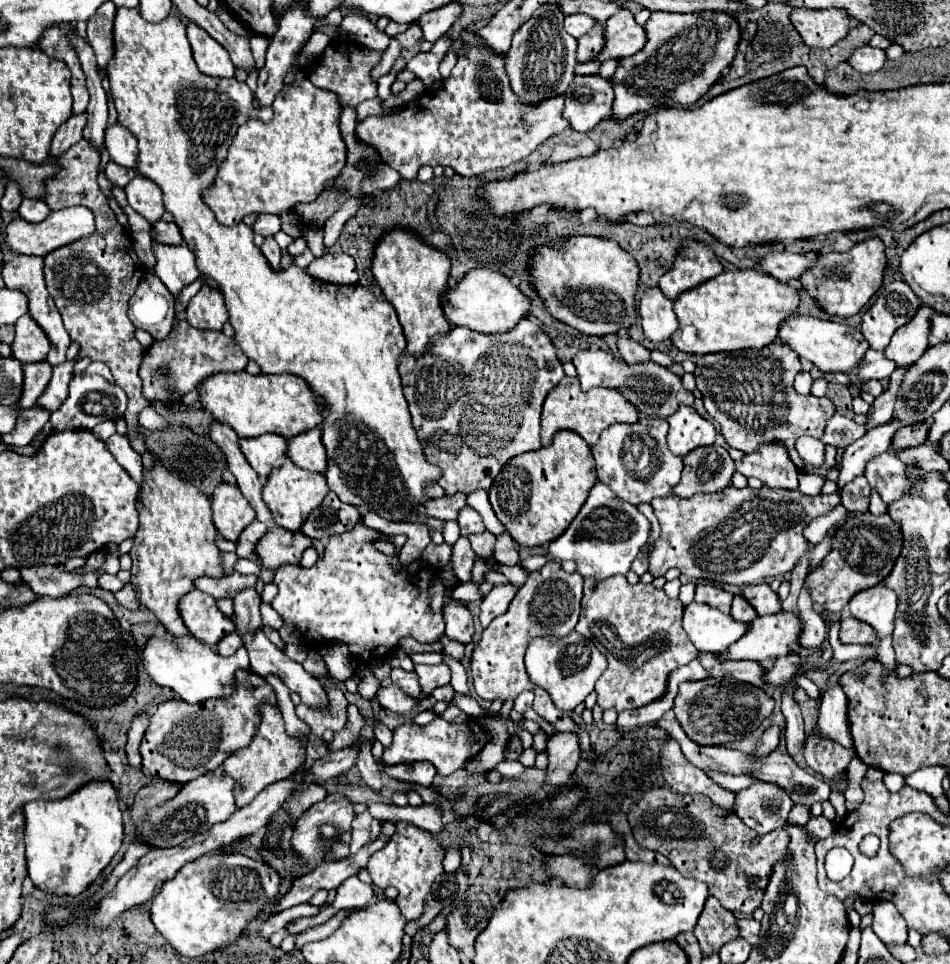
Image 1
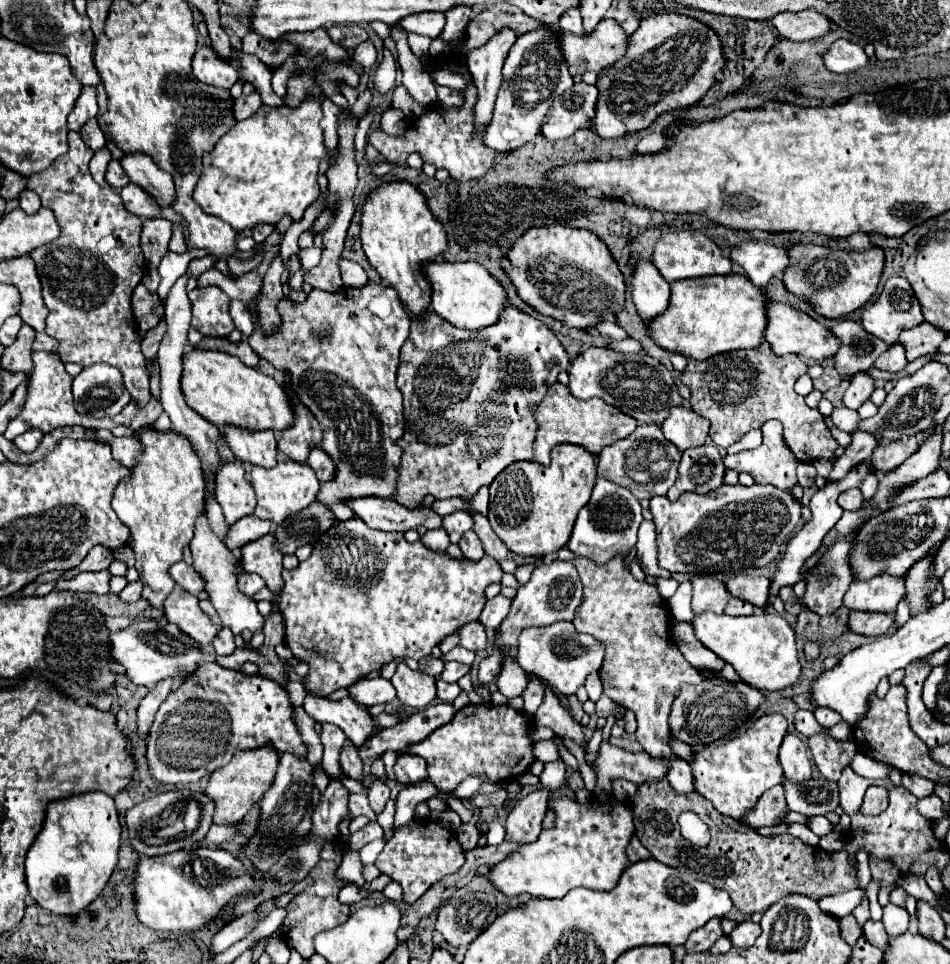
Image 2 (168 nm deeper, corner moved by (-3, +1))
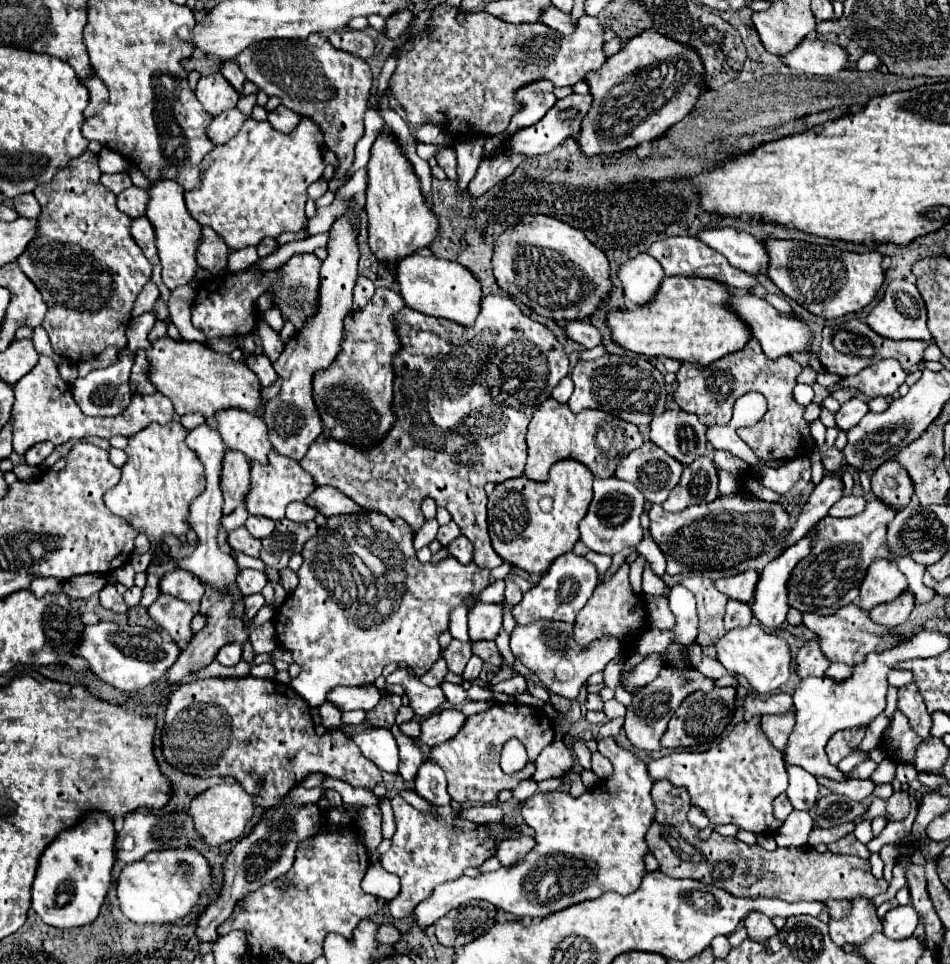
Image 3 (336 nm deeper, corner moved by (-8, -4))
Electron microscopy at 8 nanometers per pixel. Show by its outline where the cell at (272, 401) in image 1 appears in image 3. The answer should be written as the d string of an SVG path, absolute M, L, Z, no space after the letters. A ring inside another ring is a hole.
M161 337L147 349L149 379L153 387L173 401L175 413L185 415L191 411L203 413L207 419L221 409L237 407L249 413L257 413L261 403L259 381L255 373L241 361L233 361L225 353L217 353L203 343L175 341L171 337Z

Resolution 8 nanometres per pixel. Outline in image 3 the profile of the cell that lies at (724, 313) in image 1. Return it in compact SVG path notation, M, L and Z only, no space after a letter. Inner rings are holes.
M663 277L657 297L639 309L609 311L605 325L611 329L611 339L619 347L645 355L709 365L727 353L745 347L751 331L727 307L727 287L701 277Z

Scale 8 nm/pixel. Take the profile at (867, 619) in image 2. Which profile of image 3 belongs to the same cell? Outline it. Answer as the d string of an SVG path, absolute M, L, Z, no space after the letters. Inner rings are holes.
M907 589L907 593L903 593L903 597L897 597L895 601L889 601L887 605L877 605L875 609L871 609L869 615L879 625L899 627L905 623L905 619L913 611L913 607L915 607L915 597Z

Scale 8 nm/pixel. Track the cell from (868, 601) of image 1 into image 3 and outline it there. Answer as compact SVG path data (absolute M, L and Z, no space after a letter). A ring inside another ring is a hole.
M877 559L869 565L867 575L861 583L861 609L873 609L881 603L897 599L907 589L905 575L897 569L895 561Z

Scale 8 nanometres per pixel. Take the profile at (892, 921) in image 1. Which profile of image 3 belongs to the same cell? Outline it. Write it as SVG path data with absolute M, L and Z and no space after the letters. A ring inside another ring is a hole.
M913 905L893 907L883 917L883 933L889 939L907 939L907 937L913 935L917 921L919 921L919 915L913 909Z

